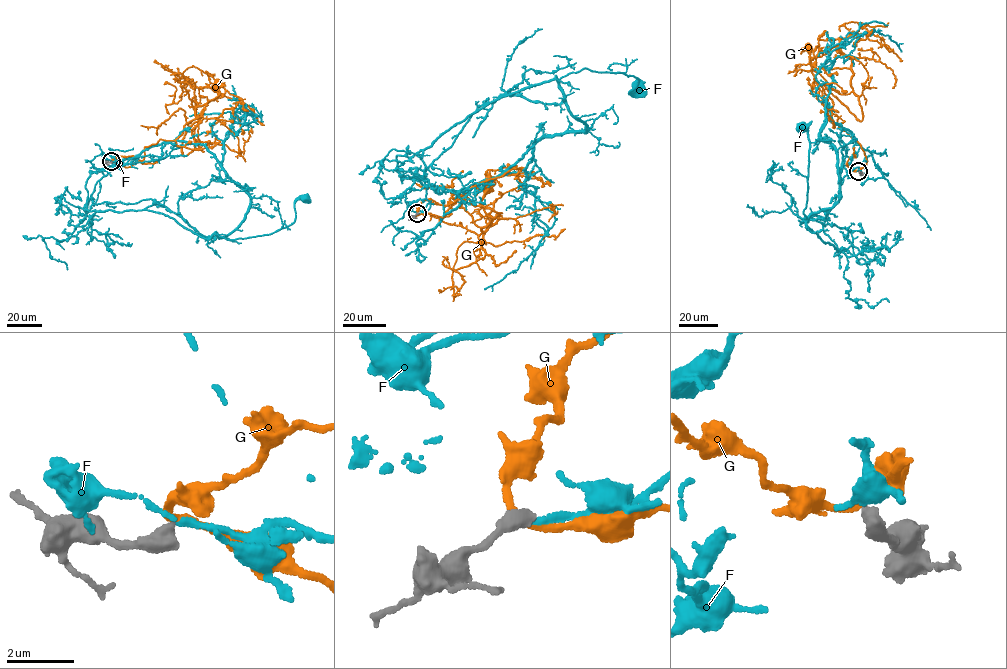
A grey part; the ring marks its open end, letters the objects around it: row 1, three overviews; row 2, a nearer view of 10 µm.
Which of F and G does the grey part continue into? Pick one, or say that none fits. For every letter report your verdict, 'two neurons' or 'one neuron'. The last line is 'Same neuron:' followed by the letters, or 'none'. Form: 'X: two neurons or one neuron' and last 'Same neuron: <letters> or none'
F: one neuron
G: two neurons
Same neuron: F

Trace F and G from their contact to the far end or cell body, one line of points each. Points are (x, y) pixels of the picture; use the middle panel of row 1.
F: (418, 213), (427, 188), (401, 176), (397, 155), (584, 68), (638, 86)
G: (417, 213), (449, 215), (487, 185), (480, 201), (494, 218), (479, 205), (494, 182), (487, 190)

